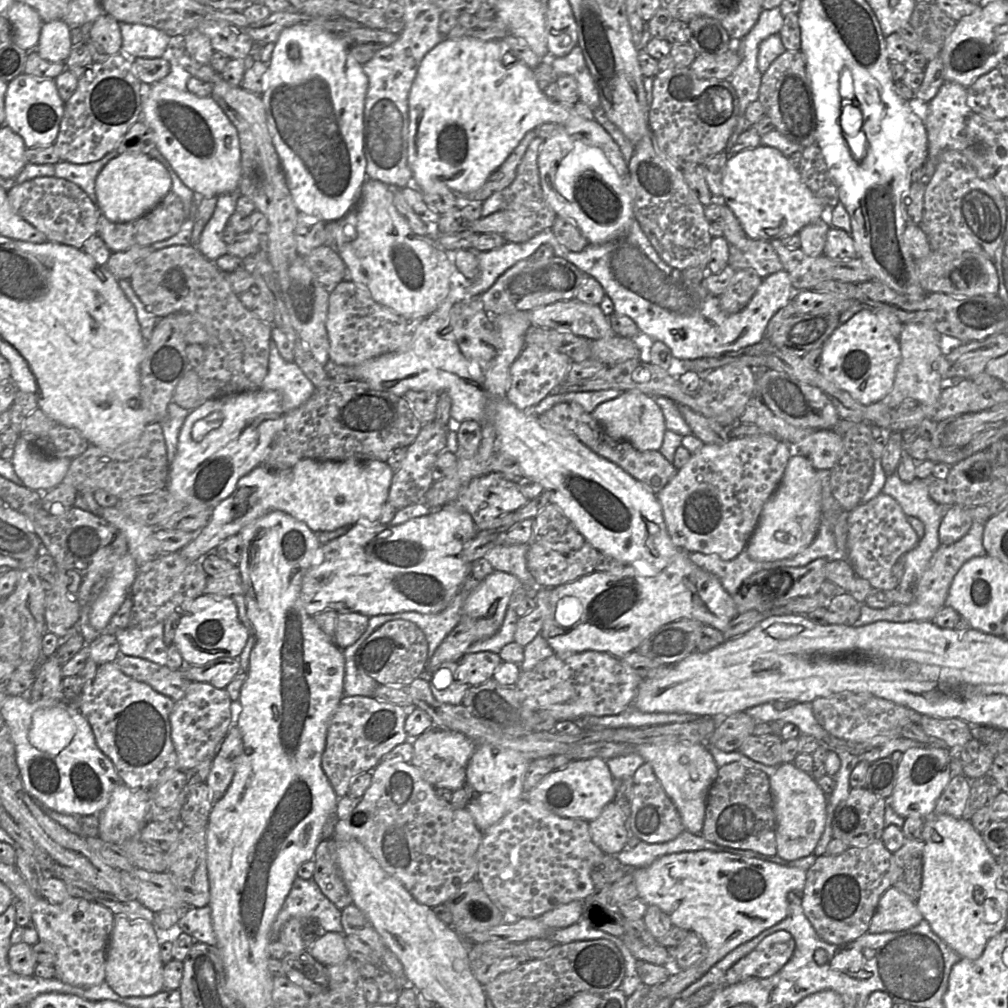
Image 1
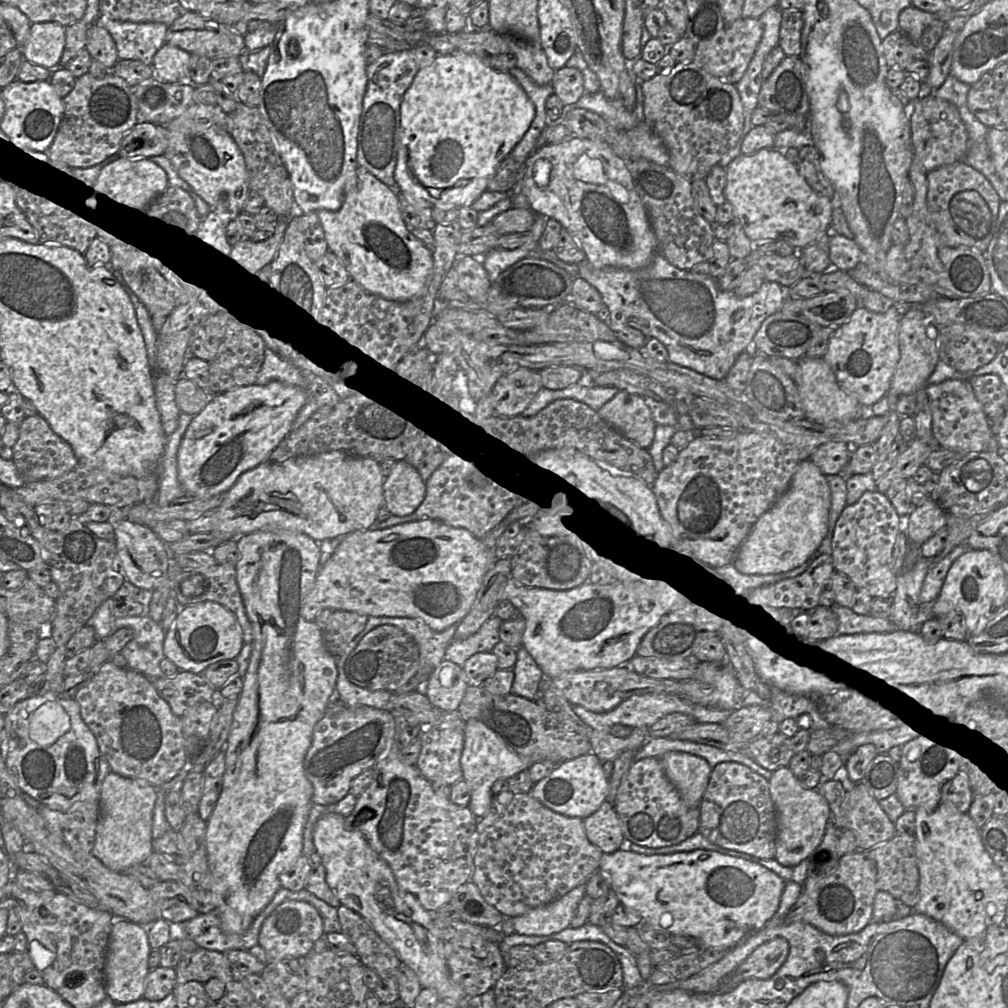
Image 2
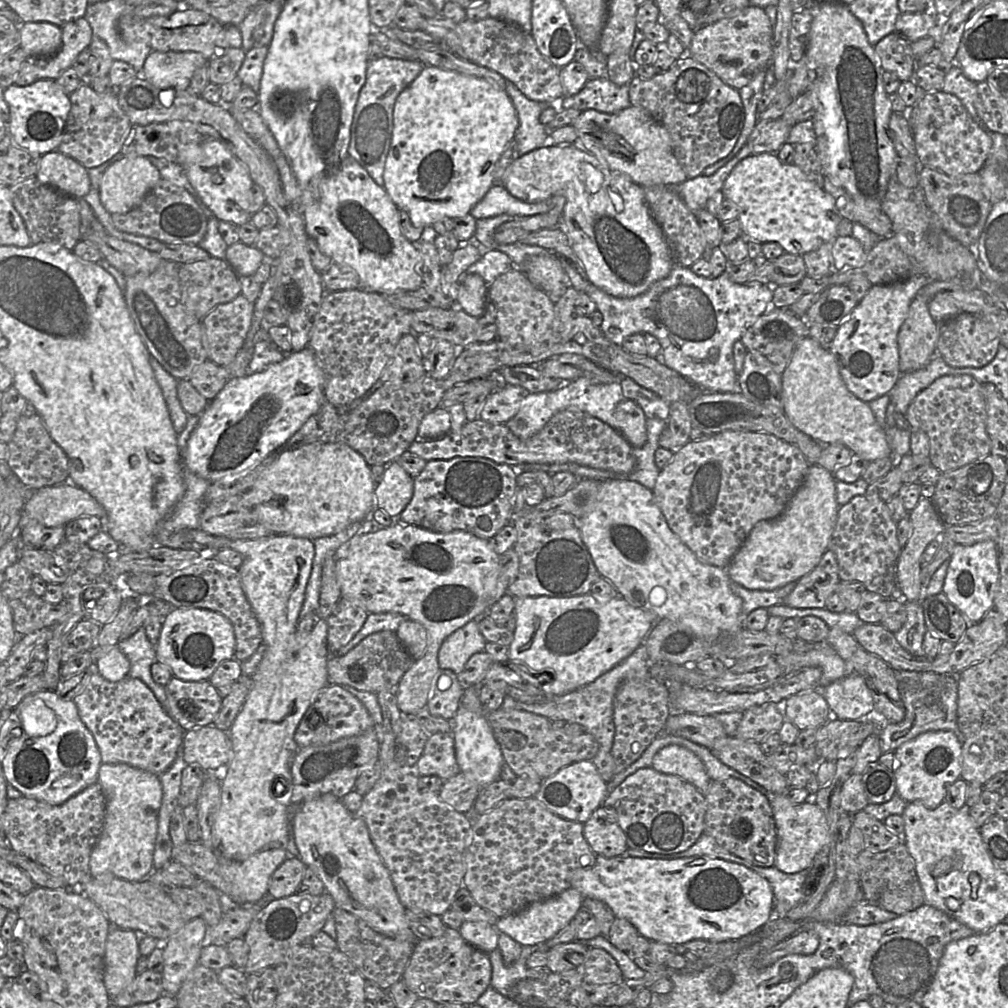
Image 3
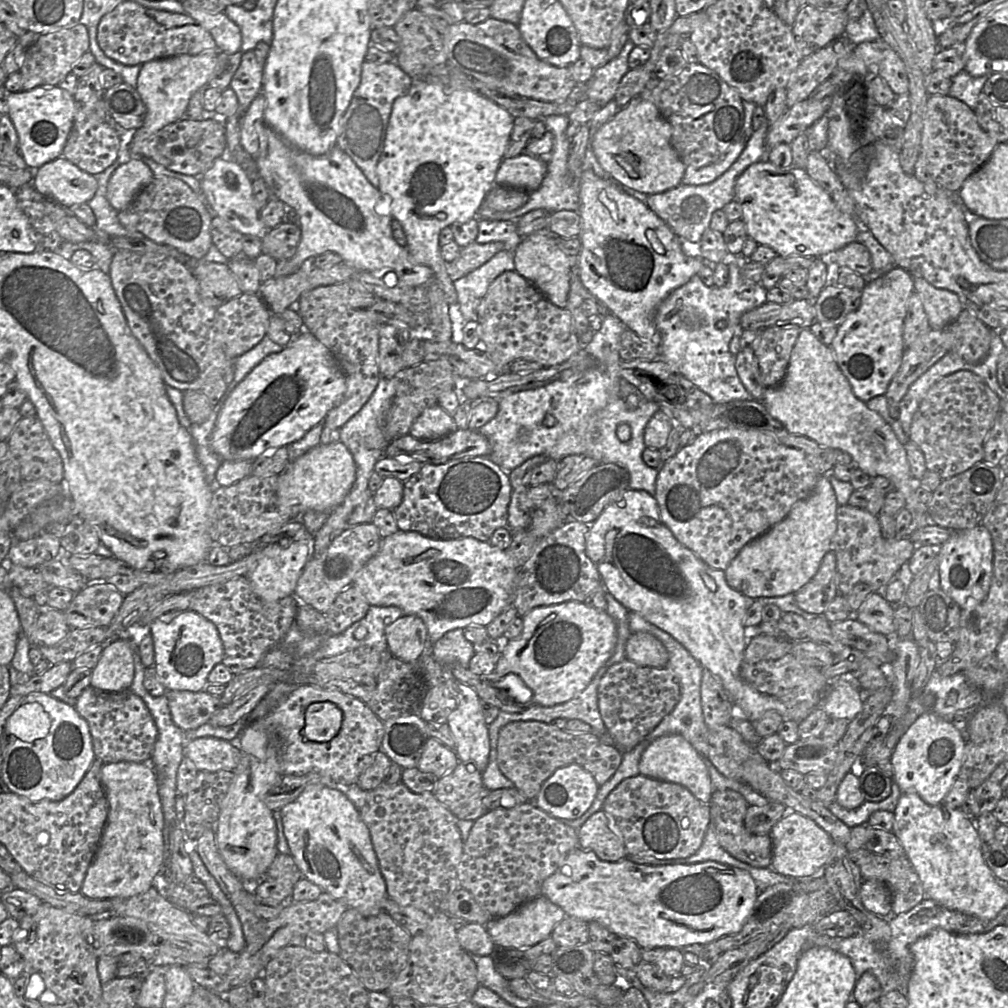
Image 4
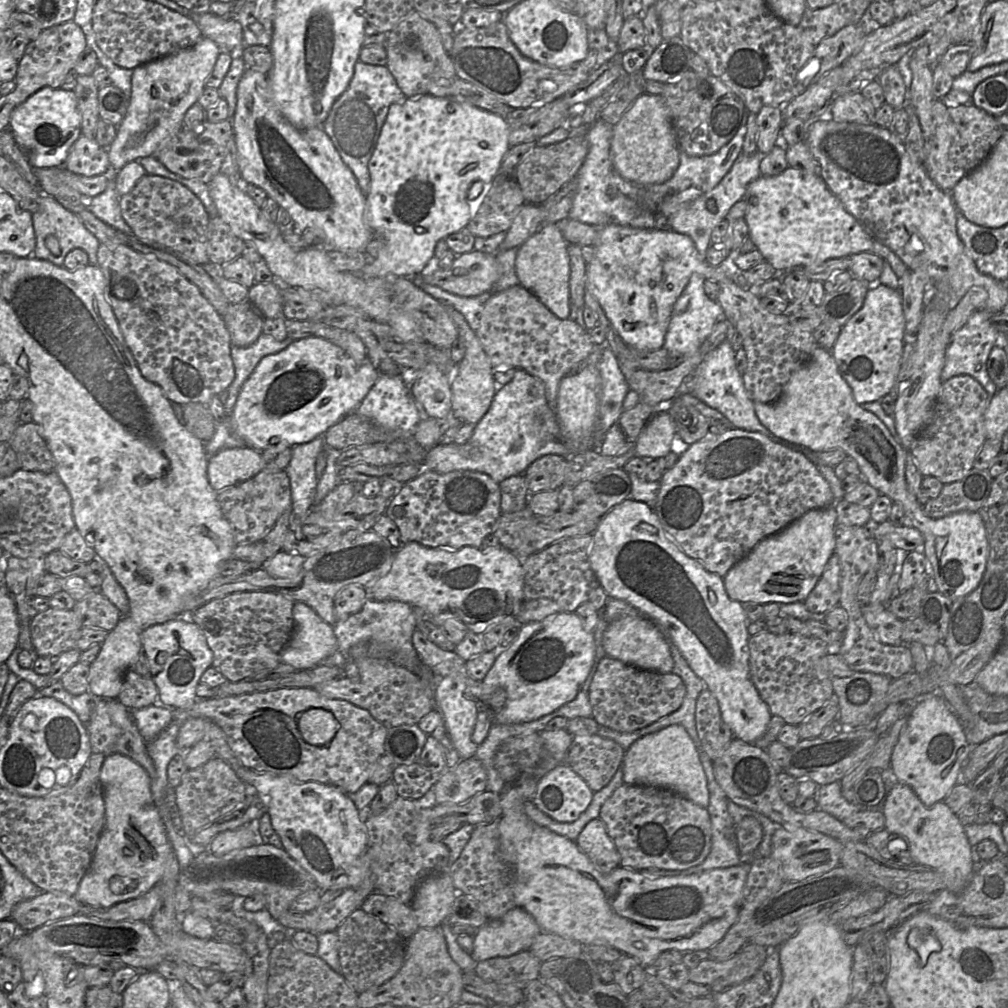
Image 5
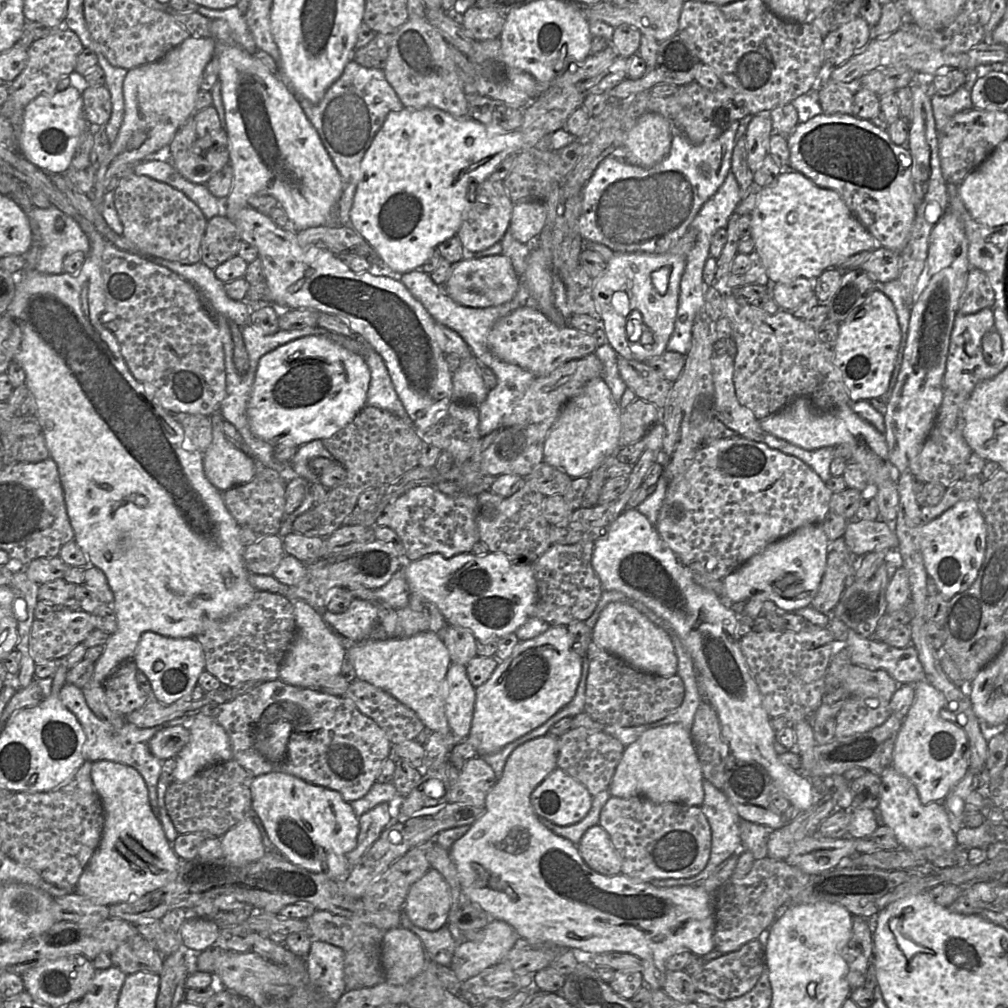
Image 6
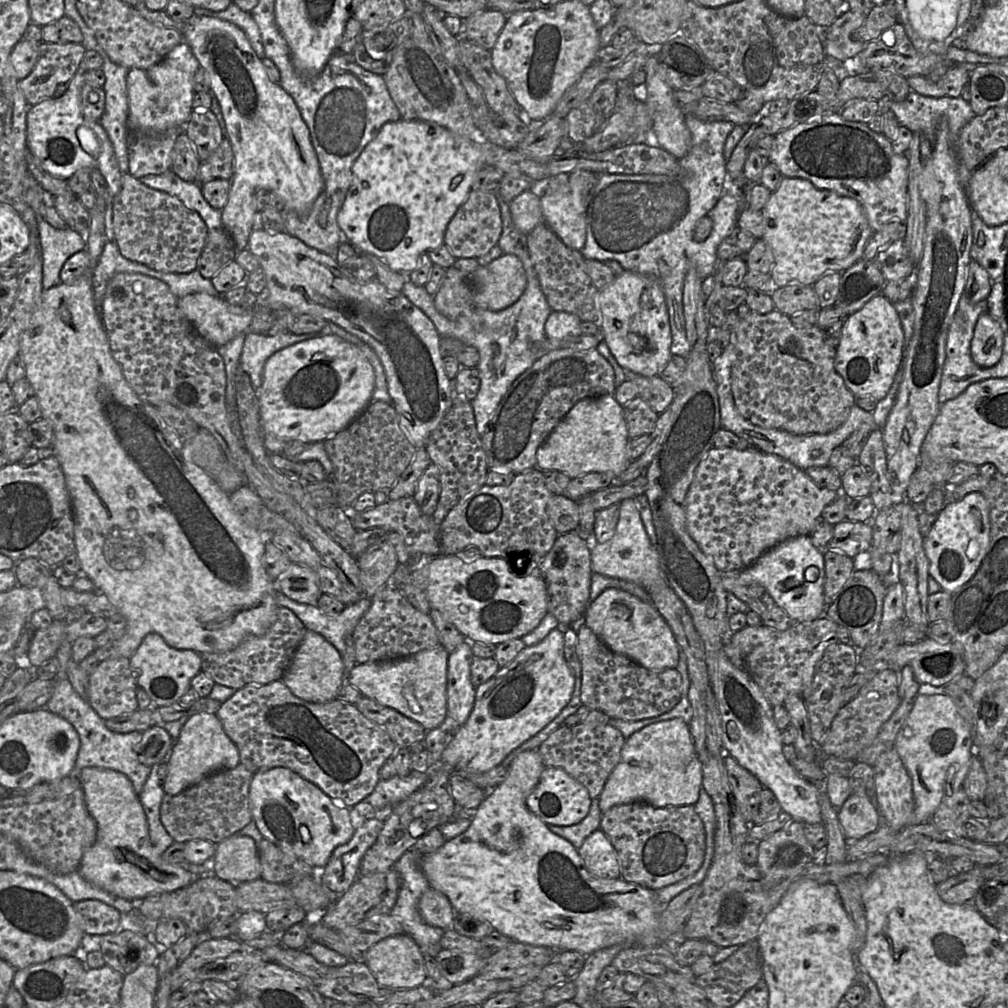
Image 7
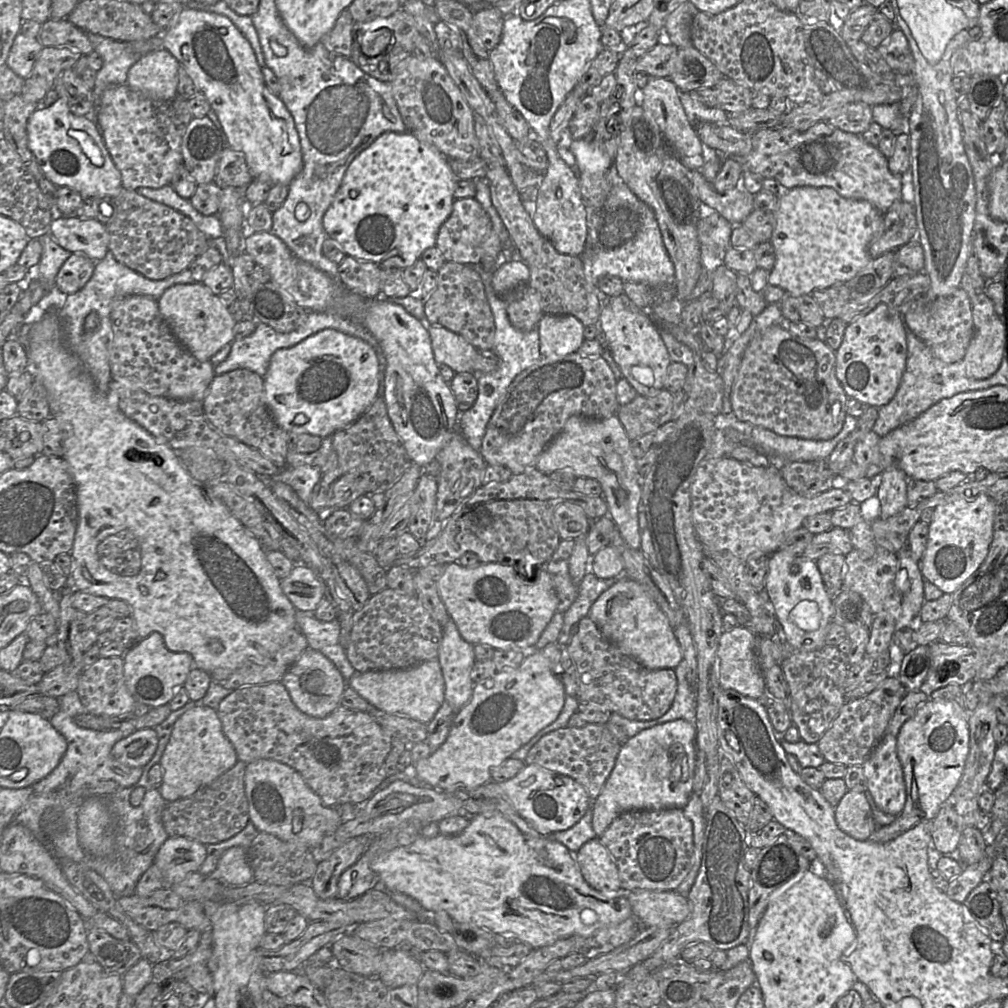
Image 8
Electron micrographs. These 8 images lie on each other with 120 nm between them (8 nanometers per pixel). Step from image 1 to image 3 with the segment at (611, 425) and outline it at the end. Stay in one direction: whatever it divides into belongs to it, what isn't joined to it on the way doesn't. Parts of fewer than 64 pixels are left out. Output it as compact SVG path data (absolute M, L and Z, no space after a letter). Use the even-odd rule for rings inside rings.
M623 399L615 407L614 428L632 447L642 447L647 441L647 417L642 408L631 399Z

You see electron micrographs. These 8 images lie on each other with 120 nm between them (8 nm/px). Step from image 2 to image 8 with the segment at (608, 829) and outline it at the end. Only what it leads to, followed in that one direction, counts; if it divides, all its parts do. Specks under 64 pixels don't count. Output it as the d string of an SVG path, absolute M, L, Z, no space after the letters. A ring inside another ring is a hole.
M596 837L575 854L585 881L602 893L622 892L618 867L607 848Z

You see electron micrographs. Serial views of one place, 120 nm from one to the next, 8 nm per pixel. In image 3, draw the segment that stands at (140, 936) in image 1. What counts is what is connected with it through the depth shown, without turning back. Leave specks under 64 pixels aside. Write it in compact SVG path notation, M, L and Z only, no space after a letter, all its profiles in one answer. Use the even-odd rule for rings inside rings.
M113 927L110 931L104 955L104 984L110 999L137 976L139 941L140 935L132 930Z

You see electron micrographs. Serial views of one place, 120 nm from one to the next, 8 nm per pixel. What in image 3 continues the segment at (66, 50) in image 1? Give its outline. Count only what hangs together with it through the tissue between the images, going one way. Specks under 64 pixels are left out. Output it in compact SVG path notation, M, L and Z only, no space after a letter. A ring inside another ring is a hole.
M20 22L20 48L28 58L49 57L55 54L62 44L62 30L49 22Z

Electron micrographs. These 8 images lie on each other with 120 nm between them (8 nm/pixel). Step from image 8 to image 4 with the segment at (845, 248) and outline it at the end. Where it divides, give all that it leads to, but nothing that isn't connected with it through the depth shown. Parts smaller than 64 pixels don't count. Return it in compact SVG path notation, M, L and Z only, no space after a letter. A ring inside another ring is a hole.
M764 155L762 160L751 164L737 177L733 200L742 207L741 220L745 224L747 236L758 245L772 248L781 257L829 258L839 249L856 241L862 227L852 216L841 211L829 194L817 185L804 169L777 167ZM911 274L914 289L920 295L932 329L943 329L963 311L960 297L947 289L936 288L917 274Z

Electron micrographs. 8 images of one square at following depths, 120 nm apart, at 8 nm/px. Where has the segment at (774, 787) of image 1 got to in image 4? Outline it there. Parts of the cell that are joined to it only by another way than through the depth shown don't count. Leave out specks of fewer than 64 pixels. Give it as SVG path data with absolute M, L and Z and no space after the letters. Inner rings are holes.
M788 811L770 832L772 840L771 868L784 876L812 877L825 868L834 846L832 838L814 821L794 811Z

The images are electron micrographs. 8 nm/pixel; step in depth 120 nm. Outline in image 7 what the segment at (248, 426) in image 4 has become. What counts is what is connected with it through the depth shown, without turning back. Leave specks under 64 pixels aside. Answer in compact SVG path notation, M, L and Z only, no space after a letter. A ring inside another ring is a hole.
M331 334L304 340L272 354L265 362L258 389L264 434L305 443L324 441L348 426L372 401L374 370L359 347Z

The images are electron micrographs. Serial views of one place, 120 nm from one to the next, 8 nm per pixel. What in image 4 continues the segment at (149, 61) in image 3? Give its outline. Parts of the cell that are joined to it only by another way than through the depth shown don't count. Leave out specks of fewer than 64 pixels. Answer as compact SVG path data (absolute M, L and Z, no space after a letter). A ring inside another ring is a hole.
M207 51L196 55L178 55L148 61L141 65L136 89L145 106L146 115L143 125L132 132L132 141L143 141L161 130L186 117L192 95L205 87L213 75L217 64L218 52Z

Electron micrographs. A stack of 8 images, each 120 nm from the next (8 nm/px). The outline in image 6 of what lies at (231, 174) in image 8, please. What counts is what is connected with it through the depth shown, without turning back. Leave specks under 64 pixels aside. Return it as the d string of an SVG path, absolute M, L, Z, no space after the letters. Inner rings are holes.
M222 128L197 138L190 148L177 153L170 161L187 180L195 184L206 184L230 161L227 131Z

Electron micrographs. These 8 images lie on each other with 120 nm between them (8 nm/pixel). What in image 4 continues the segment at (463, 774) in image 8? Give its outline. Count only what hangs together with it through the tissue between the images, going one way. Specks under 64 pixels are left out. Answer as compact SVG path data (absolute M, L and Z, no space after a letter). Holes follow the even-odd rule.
M568 601L536 607L521 618L522 631L517 638L507 642L496 663L494 673L501 678L511 673L519 676L532 692L533 705L550 707L576 697L610 659L617 644L617 629L613 618L606 611L588 607L583 602Z

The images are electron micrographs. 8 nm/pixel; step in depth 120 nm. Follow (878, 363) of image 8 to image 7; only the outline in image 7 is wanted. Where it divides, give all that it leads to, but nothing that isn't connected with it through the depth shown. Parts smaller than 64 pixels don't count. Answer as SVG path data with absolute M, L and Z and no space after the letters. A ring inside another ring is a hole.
M882 294L844 320L835 369L856 398L882 400L889 392L903 354L904 333L893 303Z

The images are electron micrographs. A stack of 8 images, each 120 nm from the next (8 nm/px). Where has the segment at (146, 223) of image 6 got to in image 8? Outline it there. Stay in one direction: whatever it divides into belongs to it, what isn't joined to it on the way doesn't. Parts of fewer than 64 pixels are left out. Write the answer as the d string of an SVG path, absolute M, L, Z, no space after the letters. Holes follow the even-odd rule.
M123 188L120 194L114 198L114 201L117 206L116 217L111 223L105 225L107 228L108 234L109 234L109 250L113 253L117 261L124 264L128 268L140 273L146 278L149 278L151 280L162 280L171 275L182 272L188 269L190 264L194 261L194 259L196 259L196 257L198 257L204 251L206 251L206 249L210 246L210 239L197 228L197 226L194 224L194 222L189 217L174 210L173 208L169 206L166 206L164 204L155 202L144 196L141 196L137 193L137 191Z

